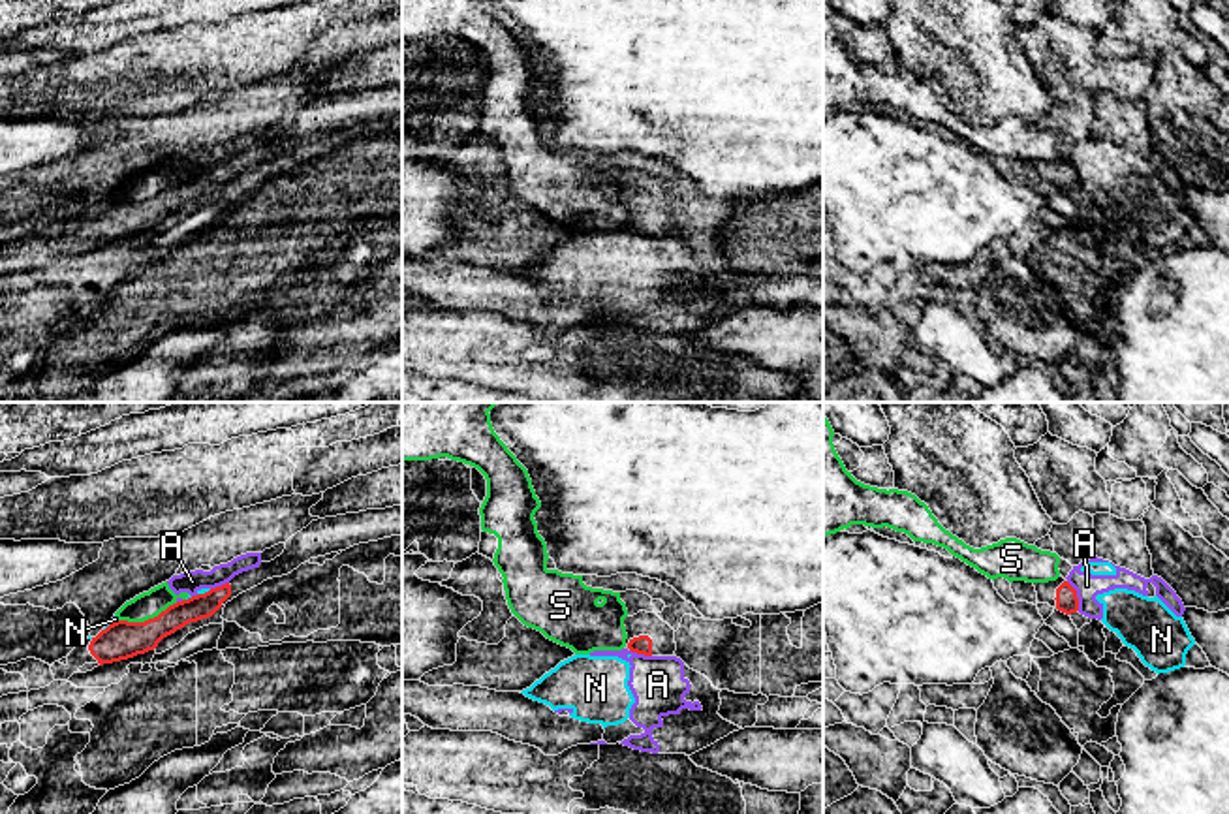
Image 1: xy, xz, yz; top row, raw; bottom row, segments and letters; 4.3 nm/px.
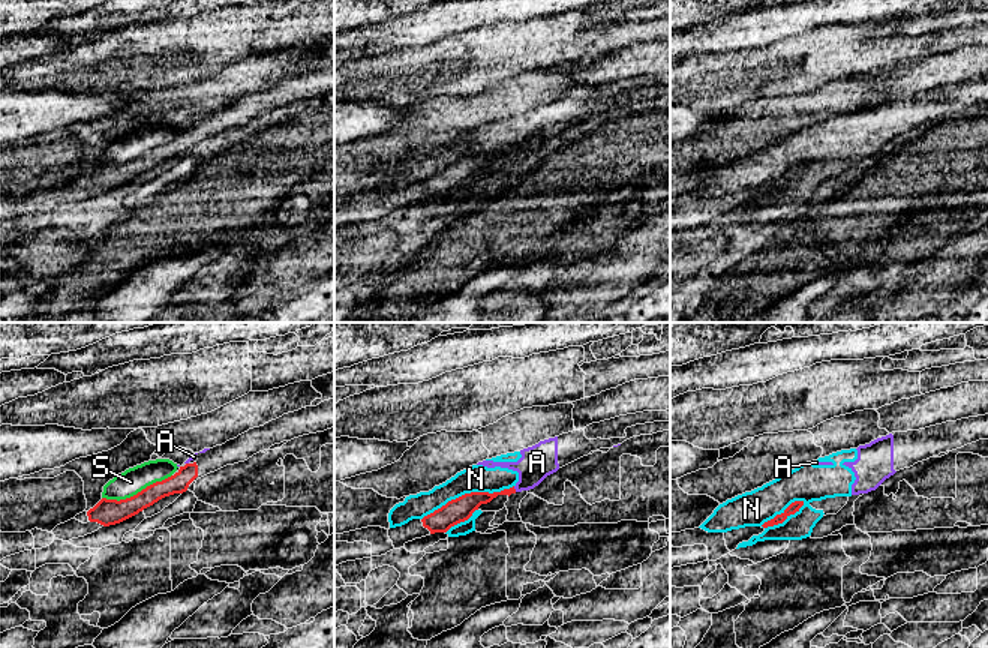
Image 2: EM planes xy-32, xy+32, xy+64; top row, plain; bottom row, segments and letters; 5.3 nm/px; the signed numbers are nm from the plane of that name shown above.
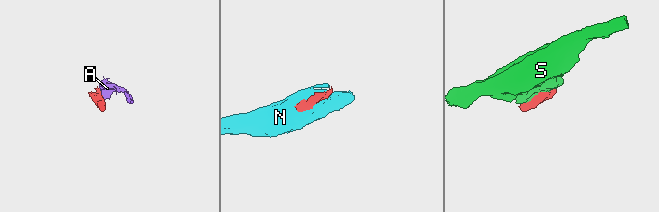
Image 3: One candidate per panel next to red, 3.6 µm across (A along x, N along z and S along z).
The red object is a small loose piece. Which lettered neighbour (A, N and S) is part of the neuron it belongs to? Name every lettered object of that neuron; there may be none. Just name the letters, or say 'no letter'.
no letter

